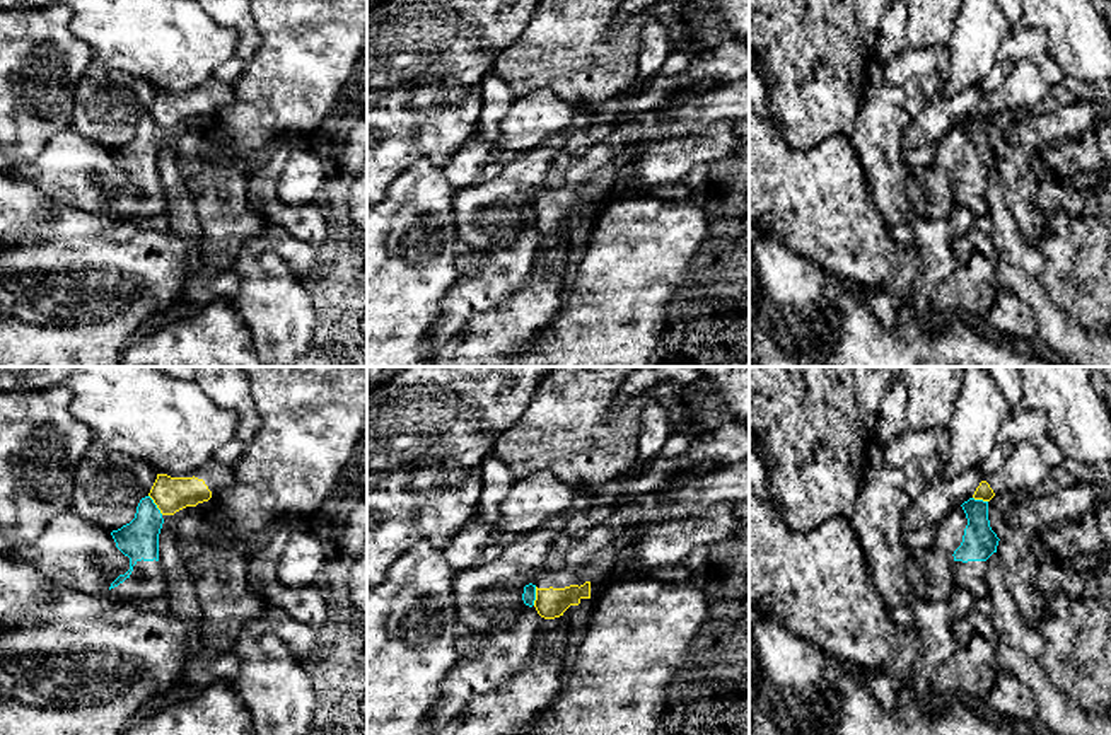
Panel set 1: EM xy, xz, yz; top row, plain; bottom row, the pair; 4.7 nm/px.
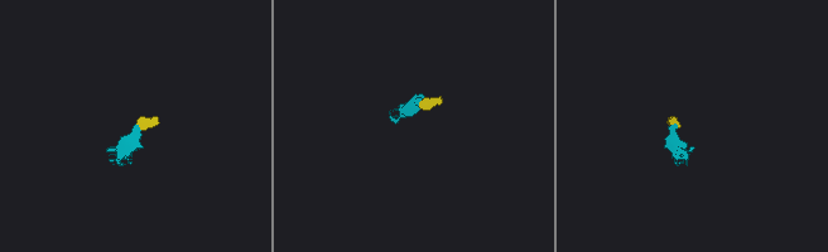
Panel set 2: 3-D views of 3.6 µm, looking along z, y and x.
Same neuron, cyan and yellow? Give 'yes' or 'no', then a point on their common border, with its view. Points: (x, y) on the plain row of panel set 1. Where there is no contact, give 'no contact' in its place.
no; contact xy (156, 123)

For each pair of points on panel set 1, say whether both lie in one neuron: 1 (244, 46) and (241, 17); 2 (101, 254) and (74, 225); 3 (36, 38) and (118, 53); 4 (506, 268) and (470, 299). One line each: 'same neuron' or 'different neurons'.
1: same neuron
2: same neuron
3: different neurons
4: same neuron

